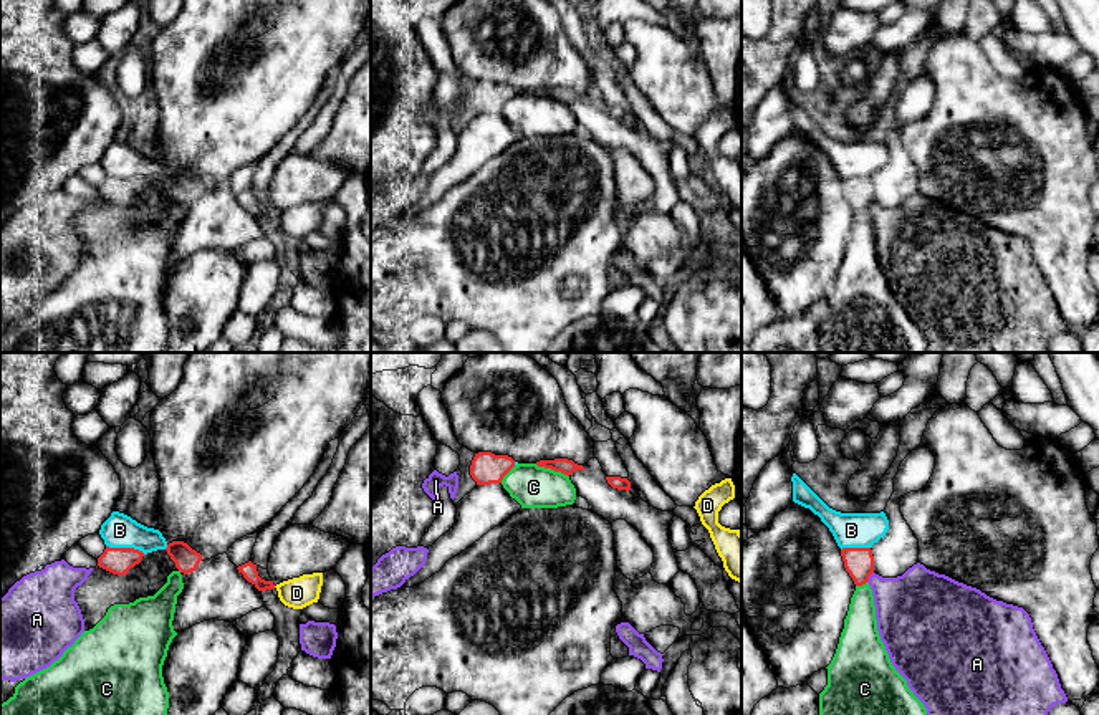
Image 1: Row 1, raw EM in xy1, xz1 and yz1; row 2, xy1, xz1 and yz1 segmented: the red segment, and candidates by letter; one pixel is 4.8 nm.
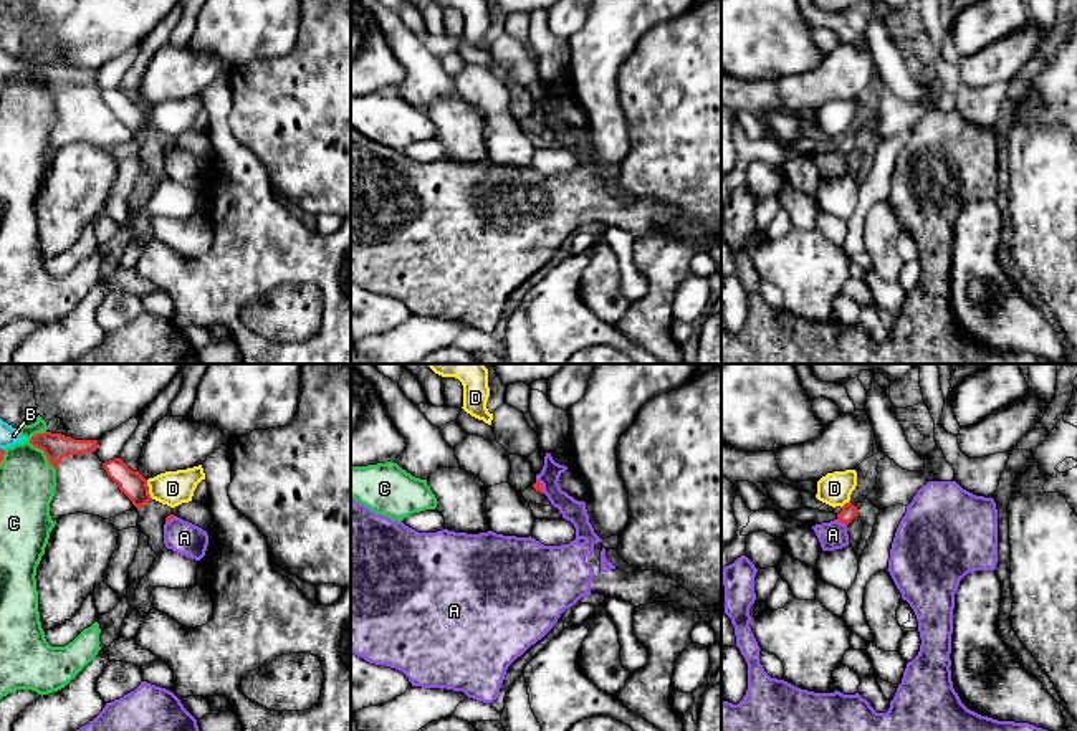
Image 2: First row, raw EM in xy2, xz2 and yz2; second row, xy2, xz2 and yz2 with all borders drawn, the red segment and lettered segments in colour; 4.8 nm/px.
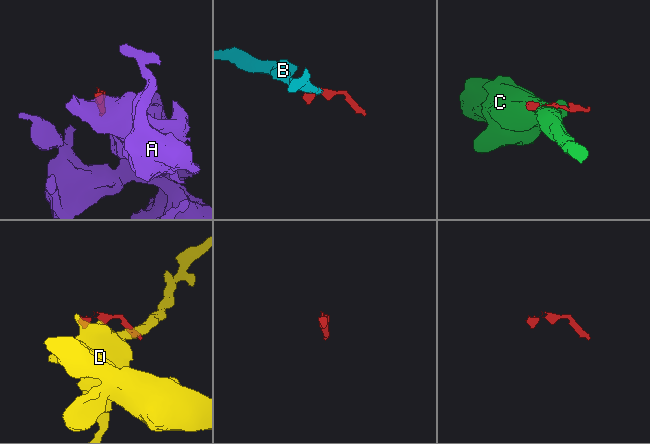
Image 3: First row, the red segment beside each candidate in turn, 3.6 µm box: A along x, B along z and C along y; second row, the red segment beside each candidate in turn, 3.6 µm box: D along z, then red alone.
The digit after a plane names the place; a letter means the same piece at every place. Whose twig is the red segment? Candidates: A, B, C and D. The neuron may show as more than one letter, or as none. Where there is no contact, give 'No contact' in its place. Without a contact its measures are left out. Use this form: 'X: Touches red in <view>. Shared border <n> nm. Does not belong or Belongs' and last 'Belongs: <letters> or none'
A: Touches red in yz1. Shared border 70 nm. Does not belong
B: Touches red in xy1. Shared border 200 nm. Belongs
C: Touches red in xy2. Shared border 200 nm. Does not belong
D: Touches red in xy2. Shared border 100 nm. Does not belong
Belongs: B

